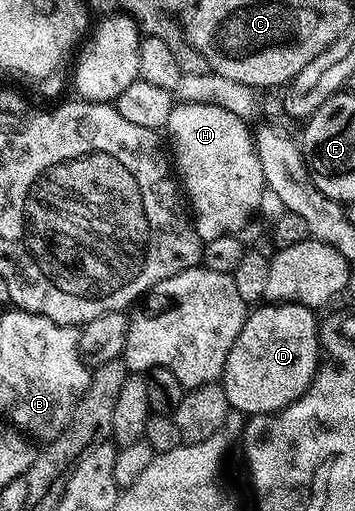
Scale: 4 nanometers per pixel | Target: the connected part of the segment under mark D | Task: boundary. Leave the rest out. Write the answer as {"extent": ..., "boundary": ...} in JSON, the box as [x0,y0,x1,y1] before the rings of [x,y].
{"extent":[222,301,322,413],"boundary":[[[292,301],[264,303],[249,312],[230,355],[226,355],[222,378],[226,399],[235,412],[279,413],[306,392],[322,360],[321,322],[316,317],[313,310]]]}

